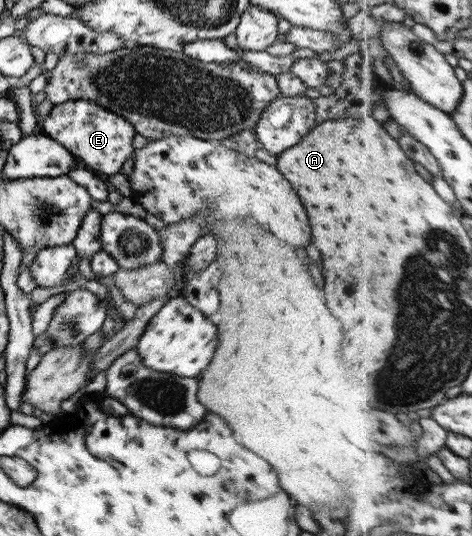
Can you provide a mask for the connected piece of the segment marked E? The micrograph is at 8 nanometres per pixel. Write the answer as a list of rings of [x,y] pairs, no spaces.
[[[67,100],[53,105],[47,116],[38,119],[38,132],[61,144],[73,154],[79,165],[91,168],[92,172],[103,178],[119,173],[121,164],[133,152],[131,140],[136,133],[133,125],[122,116],[107,112],[89,100]]]

